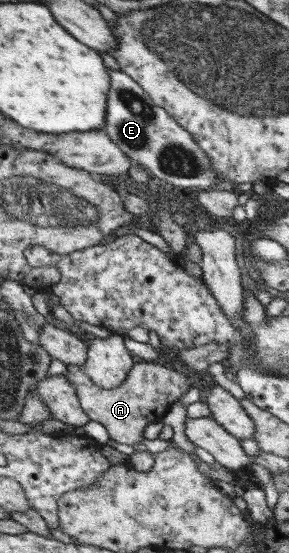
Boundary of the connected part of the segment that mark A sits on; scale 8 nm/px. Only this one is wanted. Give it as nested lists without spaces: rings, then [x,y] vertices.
[[[136,359],[131,366],[125,381],[119,386],[109,389],[95,386],[79,367],[65,365],[66,372],[63,373],[67,382],[75,388],[75,394],[85,416],[88,420],[101,423],[107,430],[109,439],[123,445],[137,445],[143,439],[144,427],[154,421],[161,420],[163,414],[179,396],[189,391],[189,379],[184,374],[177,373],[167,363],[156,361],[143,361]]]

